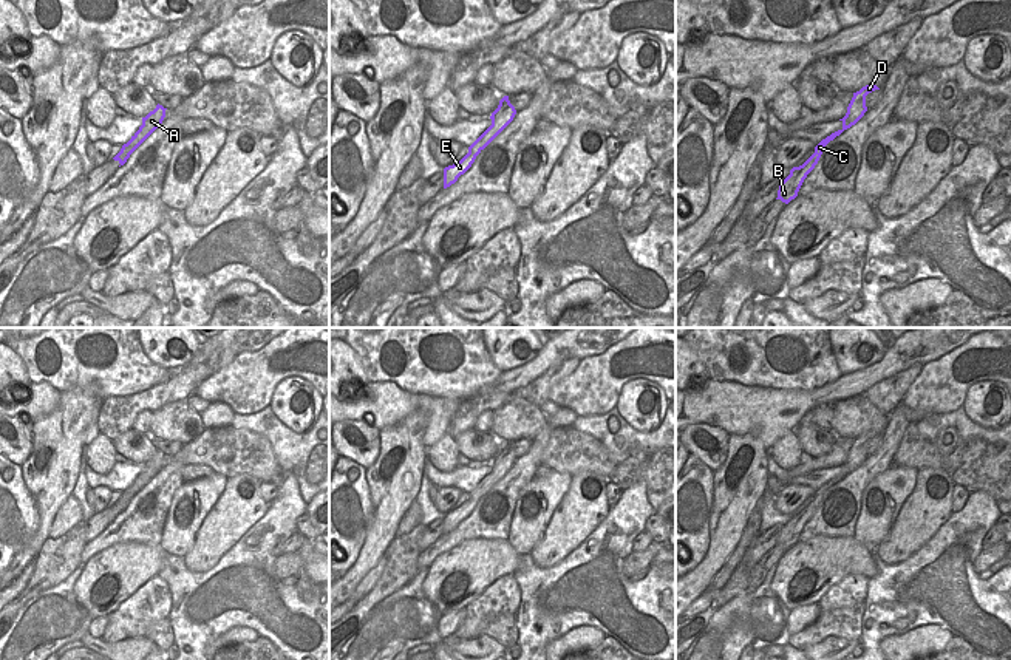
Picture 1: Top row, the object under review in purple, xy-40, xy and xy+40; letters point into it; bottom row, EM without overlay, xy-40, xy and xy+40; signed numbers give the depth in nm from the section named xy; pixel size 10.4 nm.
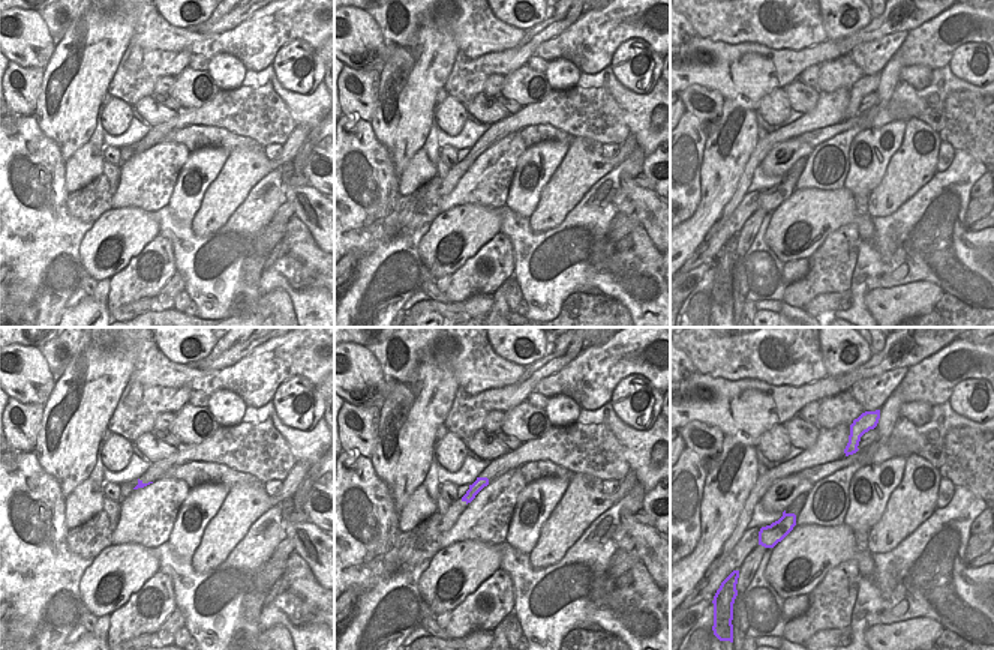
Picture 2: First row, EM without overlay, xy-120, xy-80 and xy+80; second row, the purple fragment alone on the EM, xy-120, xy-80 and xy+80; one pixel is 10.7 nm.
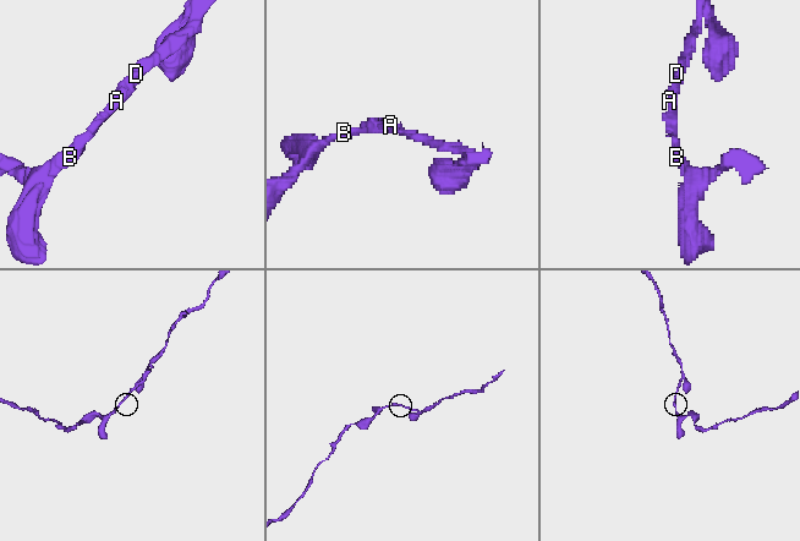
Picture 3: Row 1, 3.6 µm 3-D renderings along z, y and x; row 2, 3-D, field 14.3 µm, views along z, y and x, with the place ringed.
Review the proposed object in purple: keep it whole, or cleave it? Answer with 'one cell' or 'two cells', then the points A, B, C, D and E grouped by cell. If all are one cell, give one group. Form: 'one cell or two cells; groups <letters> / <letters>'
one cell; groups A B C D E

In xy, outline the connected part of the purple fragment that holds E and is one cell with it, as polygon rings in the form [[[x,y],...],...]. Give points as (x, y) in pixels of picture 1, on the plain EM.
[[[504,442],[490,462],[492,471],[468,493],[468,499],[459,509],[444,515],[444,535],[454,530],[471,513],[476,502],[513,467],[515,461],[509,442]]]

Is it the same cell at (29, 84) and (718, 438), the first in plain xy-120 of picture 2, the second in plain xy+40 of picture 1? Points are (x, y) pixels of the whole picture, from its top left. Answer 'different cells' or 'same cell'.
same cell

